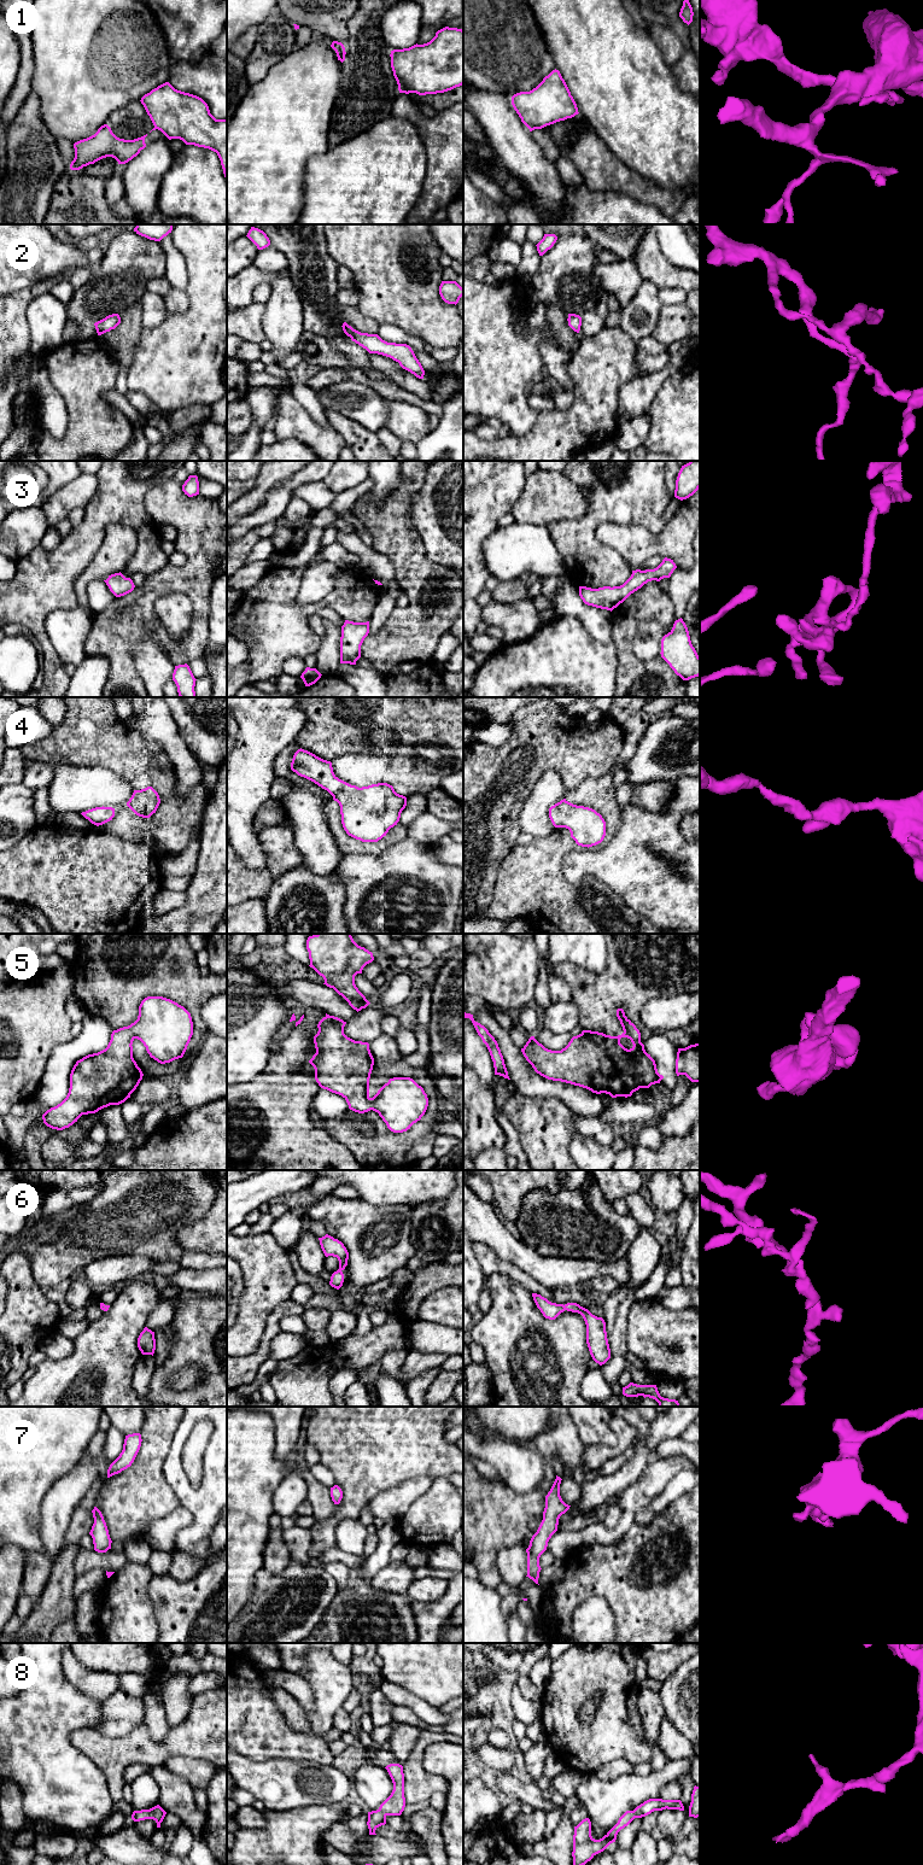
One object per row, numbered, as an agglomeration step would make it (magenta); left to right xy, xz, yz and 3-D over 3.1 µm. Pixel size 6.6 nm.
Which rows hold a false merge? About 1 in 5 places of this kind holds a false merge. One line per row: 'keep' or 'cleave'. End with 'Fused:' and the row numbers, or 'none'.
1: cleave
2: keep
3: keep
4: keep
5: keep
6: keep
7: keep
8: keep
Fused: 1

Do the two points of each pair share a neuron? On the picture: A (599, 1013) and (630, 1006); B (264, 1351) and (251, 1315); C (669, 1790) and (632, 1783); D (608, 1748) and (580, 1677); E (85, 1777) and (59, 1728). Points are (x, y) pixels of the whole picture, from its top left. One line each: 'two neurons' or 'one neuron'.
A: one neuron
B: two neurons
C: two neurons
D: one neuron
E: one neuron

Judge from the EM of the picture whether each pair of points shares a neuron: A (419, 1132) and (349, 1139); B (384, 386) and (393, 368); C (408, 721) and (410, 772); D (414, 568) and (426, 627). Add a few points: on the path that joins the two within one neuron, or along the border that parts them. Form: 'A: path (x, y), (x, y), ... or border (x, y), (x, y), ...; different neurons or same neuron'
A: path (402, 1149), (366, 1150); same neuron
B: border (393, 383), (419, 396); different neurons
C: path (392, 724), (386, 730), (386, 744), (398, 756); same neuron
D: path (415, 583), (415, 604), (424, 613); same neuron

